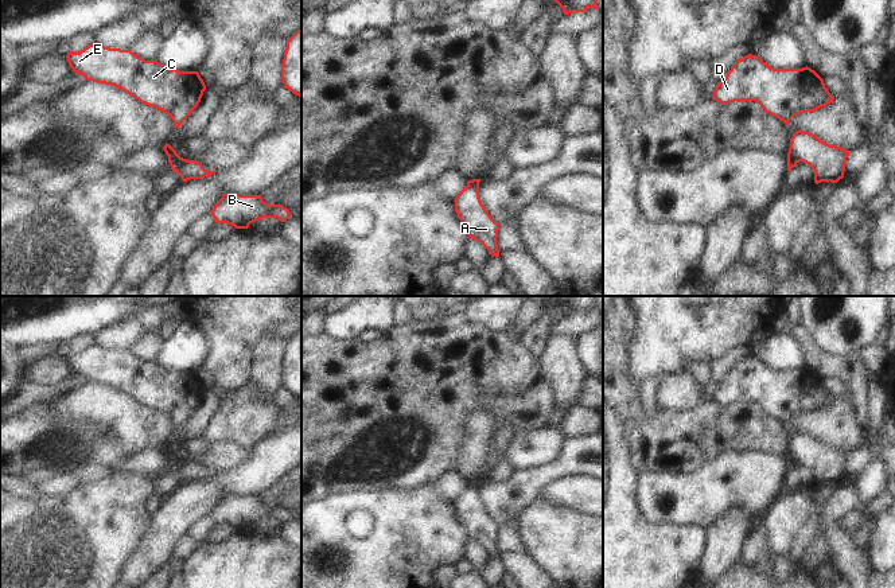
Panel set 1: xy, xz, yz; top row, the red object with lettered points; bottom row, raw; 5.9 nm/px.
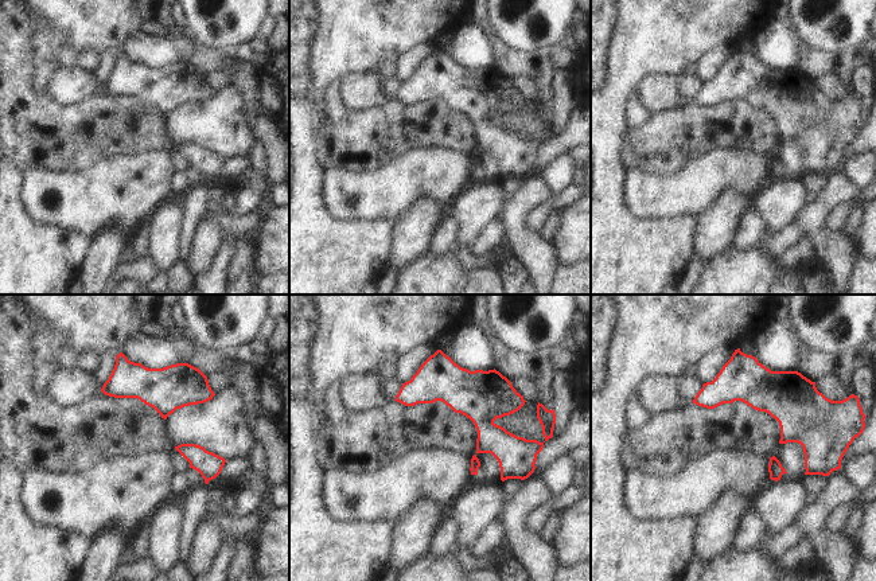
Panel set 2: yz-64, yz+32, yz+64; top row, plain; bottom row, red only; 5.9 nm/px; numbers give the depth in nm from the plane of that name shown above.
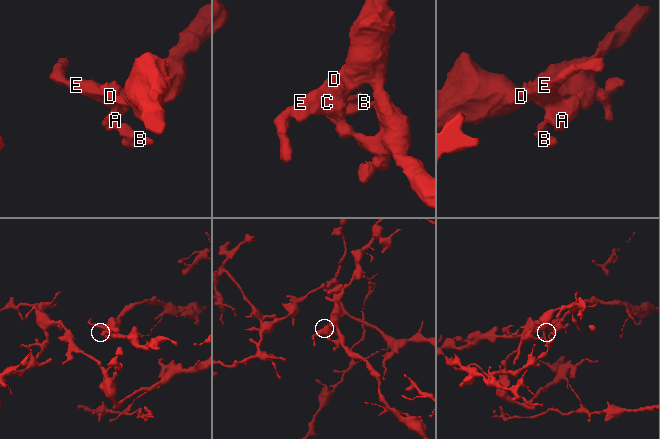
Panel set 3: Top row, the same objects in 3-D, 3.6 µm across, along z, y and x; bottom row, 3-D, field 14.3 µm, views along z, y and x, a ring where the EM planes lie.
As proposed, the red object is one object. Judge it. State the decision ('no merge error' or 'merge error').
merge error

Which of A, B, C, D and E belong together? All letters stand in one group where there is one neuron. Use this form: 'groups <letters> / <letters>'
groups A C D E / B

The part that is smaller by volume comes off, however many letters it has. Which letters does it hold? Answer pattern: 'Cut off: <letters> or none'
Cut off: B

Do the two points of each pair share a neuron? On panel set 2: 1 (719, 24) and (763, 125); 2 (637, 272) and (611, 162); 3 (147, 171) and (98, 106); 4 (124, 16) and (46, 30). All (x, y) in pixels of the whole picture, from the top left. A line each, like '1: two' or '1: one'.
1: two
2: one
3: two
4: one

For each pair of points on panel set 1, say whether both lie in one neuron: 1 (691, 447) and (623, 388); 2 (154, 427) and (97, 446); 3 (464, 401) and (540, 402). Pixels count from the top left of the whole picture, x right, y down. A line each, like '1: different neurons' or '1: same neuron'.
1: same neuron
2: different neurons
3: same neuron

